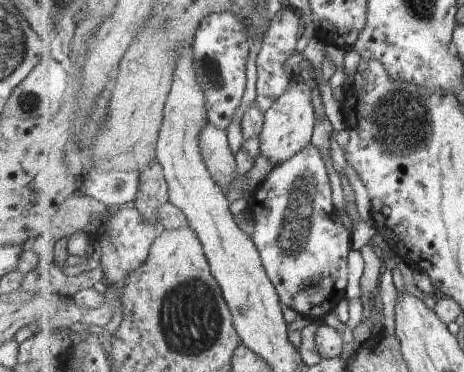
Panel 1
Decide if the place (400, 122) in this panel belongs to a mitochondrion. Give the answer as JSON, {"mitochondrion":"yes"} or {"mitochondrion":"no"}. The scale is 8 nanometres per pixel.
{"mitochondrion":"yes"}

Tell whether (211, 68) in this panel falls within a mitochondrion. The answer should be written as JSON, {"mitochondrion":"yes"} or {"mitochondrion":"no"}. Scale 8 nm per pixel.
{"mitochondrion":"yes"}

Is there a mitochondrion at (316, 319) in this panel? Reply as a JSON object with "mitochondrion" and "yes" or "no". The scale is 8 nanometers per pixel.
{"mitochondrion":"no"}

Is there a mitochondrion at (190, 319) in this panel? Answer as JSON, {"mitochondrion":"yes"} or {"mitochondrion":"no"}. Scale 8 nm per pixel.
{"mitochondrion":"yes"}

